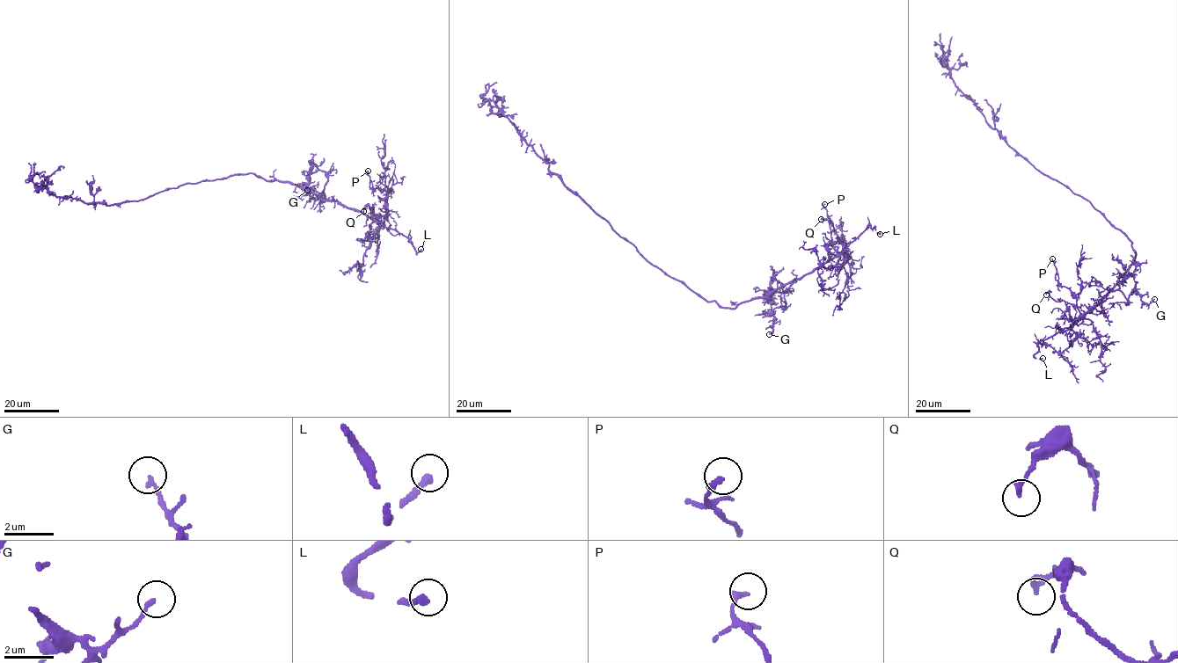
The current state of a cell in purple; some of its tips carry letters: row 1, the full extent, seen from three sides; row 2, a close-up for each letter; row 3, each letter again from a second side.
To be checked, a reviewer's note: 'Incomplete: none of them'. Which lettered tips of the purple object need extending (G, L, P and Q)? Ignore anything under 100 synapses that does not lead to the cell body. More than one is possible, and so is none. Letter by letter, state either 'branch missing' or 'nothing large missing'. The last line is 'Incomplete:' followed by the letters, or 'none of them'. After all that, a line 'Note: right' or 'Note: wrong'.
G: nothing large missing
L: branch missing
P: nothing large missing
Q: nothing large missing
Incomplete: L
Note: wrong

